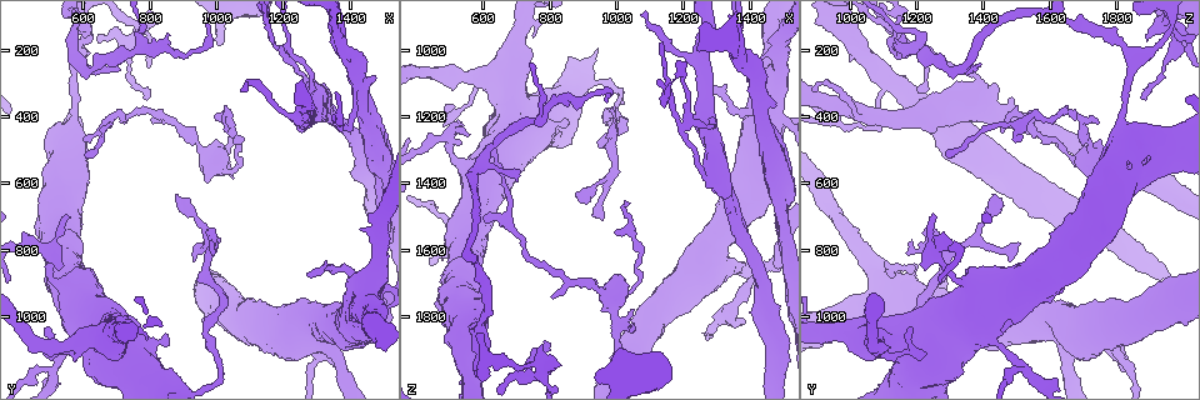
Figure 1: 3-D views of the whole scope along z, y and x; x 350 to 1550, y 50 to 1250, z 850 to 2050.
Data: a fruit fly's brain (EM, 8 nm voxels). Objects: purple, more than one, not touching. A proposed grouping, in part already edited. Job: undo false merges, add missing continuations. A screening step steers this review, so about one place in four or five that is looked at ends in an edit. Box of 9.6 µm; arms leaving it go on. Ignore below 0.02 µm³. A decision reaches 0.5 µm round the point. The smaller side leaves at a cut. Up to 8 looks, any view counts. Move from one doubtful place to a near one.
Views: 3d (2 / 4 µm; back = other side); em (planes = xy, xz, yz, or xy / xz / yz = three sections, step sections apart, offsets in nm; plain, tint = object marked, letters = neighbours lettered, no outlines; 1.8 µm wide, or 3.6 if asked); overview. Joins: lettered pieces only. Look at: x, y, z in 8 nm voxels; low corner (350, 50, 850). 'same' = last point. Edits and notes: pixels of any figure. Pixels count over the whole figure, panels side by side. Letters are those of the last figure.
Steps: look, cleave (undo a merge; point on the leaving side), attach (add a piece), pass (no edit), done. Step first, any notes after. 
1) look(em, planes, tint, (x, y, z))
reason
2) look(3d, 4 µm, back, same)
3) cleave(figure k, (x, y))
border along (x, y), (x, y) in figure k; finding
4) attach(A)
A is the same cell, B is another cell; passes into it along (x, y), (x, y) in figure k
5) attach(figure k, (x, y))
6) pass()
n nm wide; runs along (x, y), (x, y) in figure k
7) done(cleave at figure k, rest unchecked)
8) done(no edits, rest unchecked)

look(3d, 4 µm, (600, 470, 1510))
free end

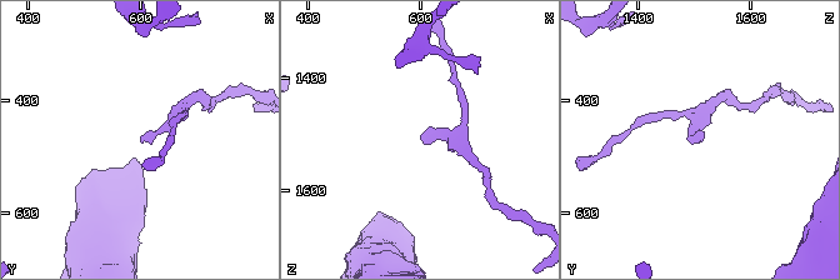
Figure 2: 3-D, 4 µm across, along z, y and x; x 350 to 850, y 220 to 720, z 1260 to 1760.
look(em, planes, letters, (595, 465, 1505))
now the EM

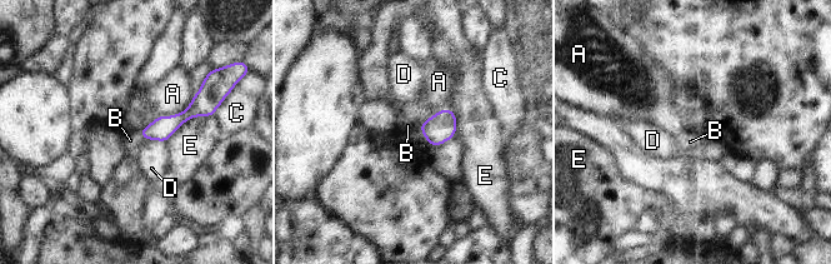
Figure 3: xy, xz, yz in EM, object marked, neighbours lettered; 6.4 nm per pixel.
attach(B)
130 nm wide; B is the same cell, A, C, D and E are other cells; passes into it along (161, 128), (145, 139), (130, 140) in figure 3; it goes on there

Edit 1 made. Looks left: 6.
look(em, planes, letters, (870, 640, 1430))
thin end

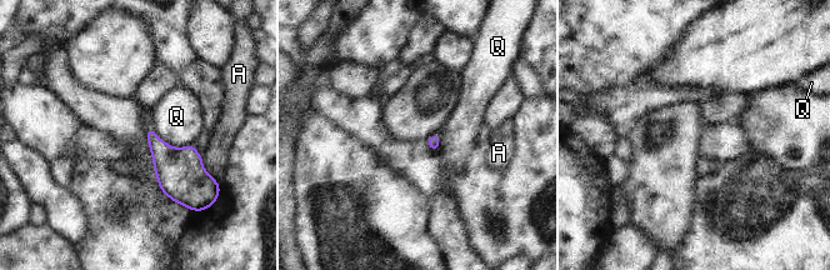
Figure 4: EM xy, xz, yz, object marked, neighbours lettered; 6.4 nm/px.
pass()
80 nm wide; A and Q are other cells; no lettered piece goes on from it

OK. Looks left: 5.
look(em, planes, letters, (1500, 700, 1570))
an open end

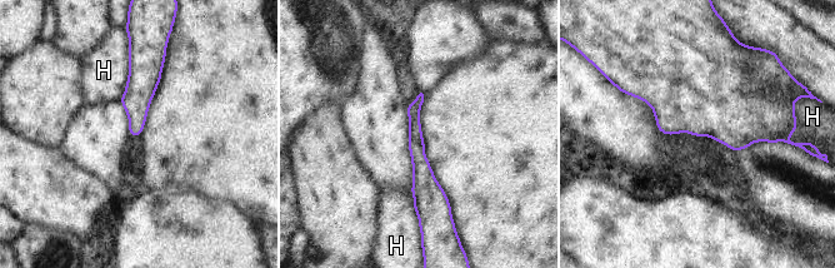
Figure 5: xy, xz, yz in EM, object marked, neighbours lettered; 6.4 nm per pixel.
pass()
H is another cell; runs along (420, 98), (415, 143), (425, 207) in figure 5; no lettered piece goes on from it

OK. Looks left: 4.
done(attach at figure 3, rest unchecked)

